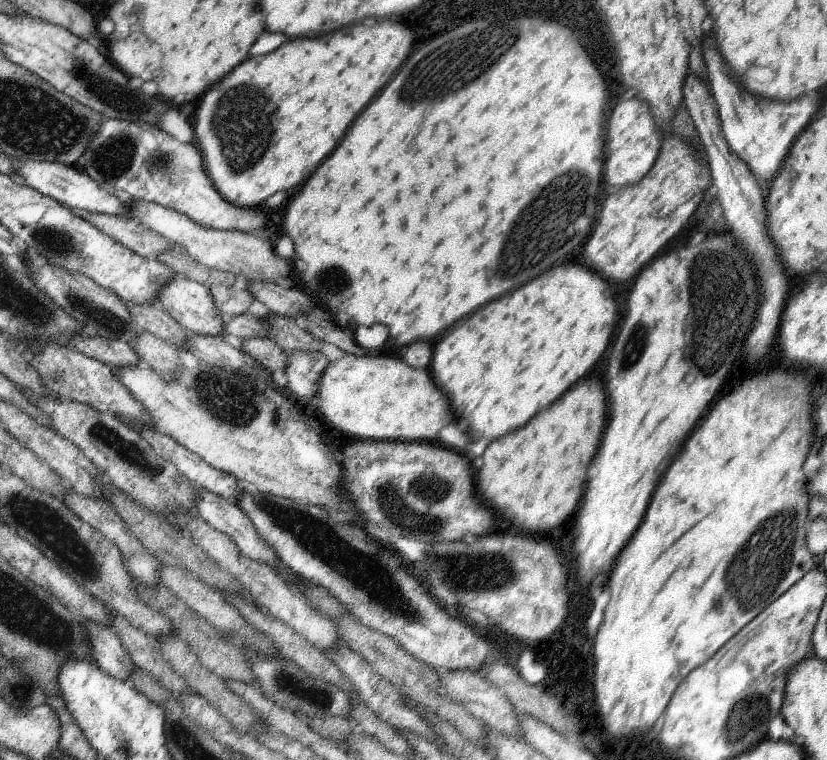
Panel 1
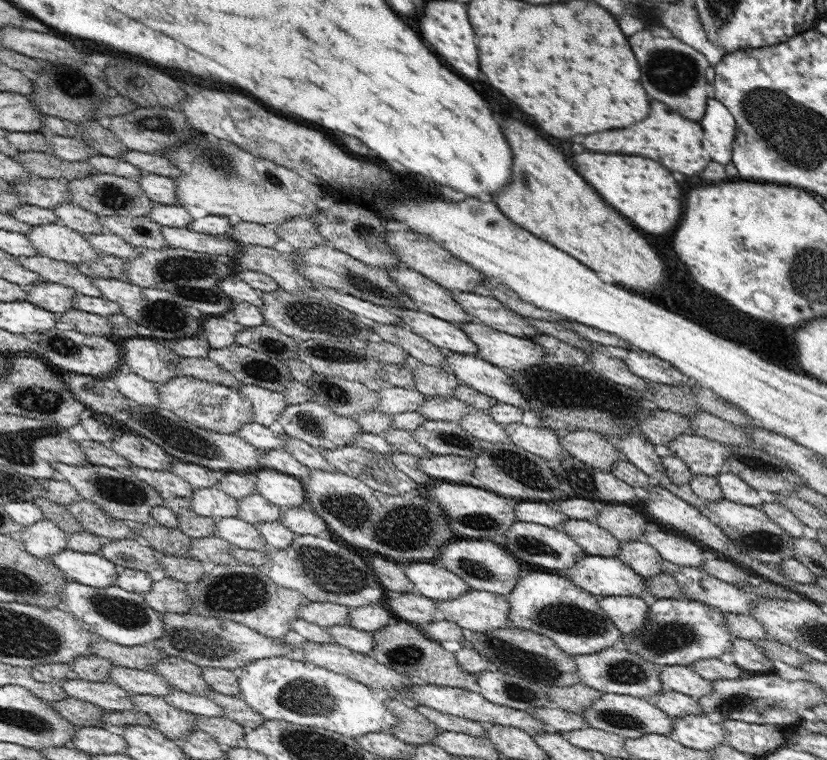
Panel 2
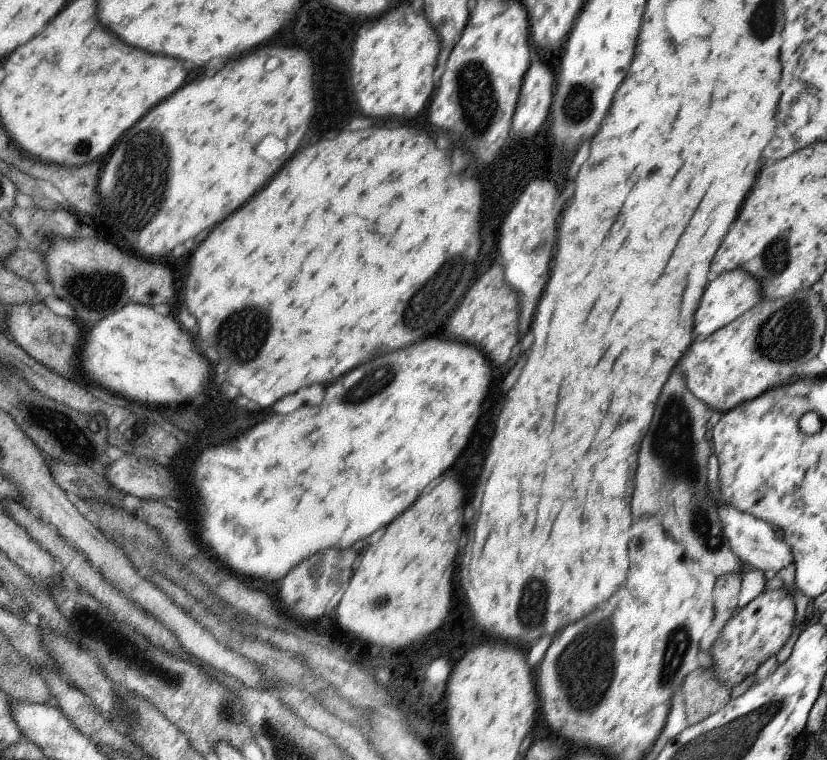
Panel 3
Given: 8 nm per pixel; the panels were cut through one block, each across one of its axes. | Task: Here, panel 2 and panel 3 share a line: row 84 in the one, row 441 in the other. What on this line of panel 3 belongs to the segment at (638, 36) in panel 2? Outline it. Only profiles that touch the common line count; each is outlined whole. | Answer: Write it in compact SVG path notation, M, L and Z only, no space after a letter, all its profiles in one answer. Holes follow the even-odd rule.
M675 368L661 388L651 424L647 428L647 436L643 436L643 444L637 454L631 514L661 514L665 532L673 540L681 542L685 554L697 562L703 571L716 576L737 574L741 578L748 568L729 550L721 521L707 494L706 464L711 445L708 440L710 426L707 422L710 413L708 406L688 391L683 374Z

